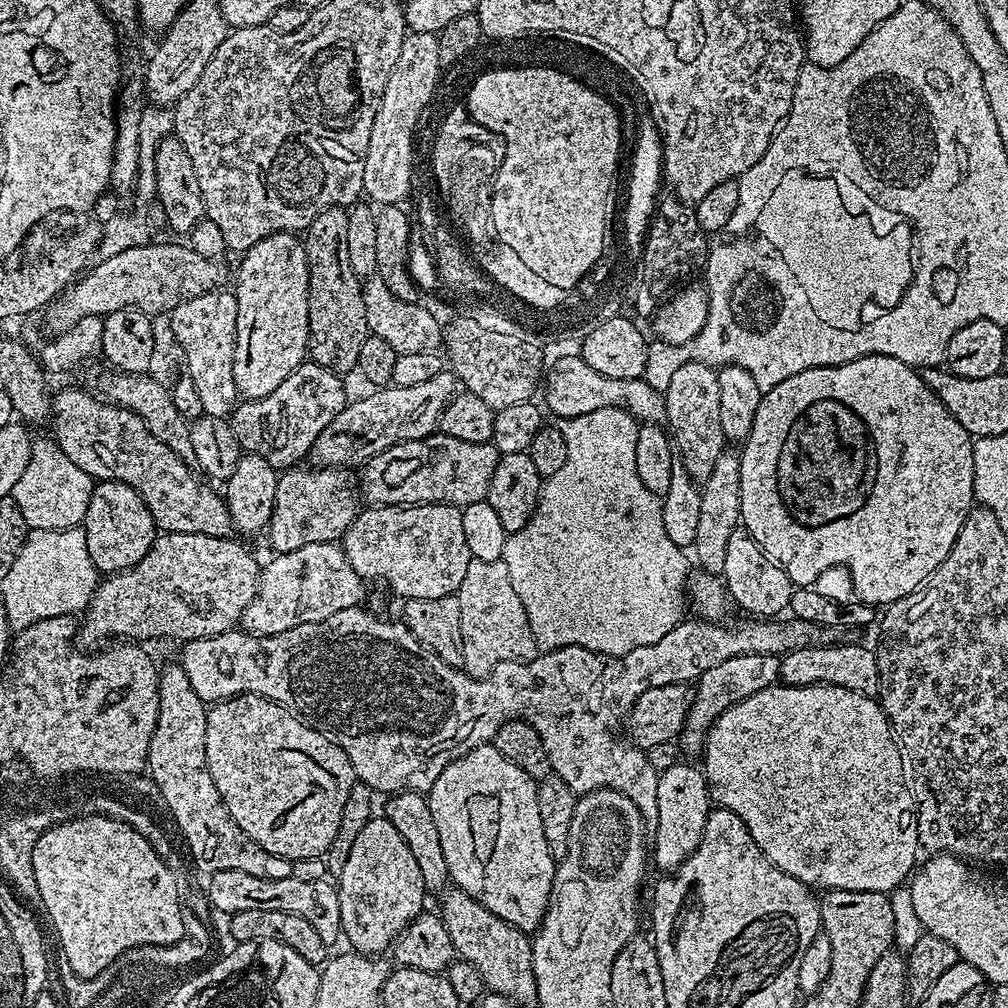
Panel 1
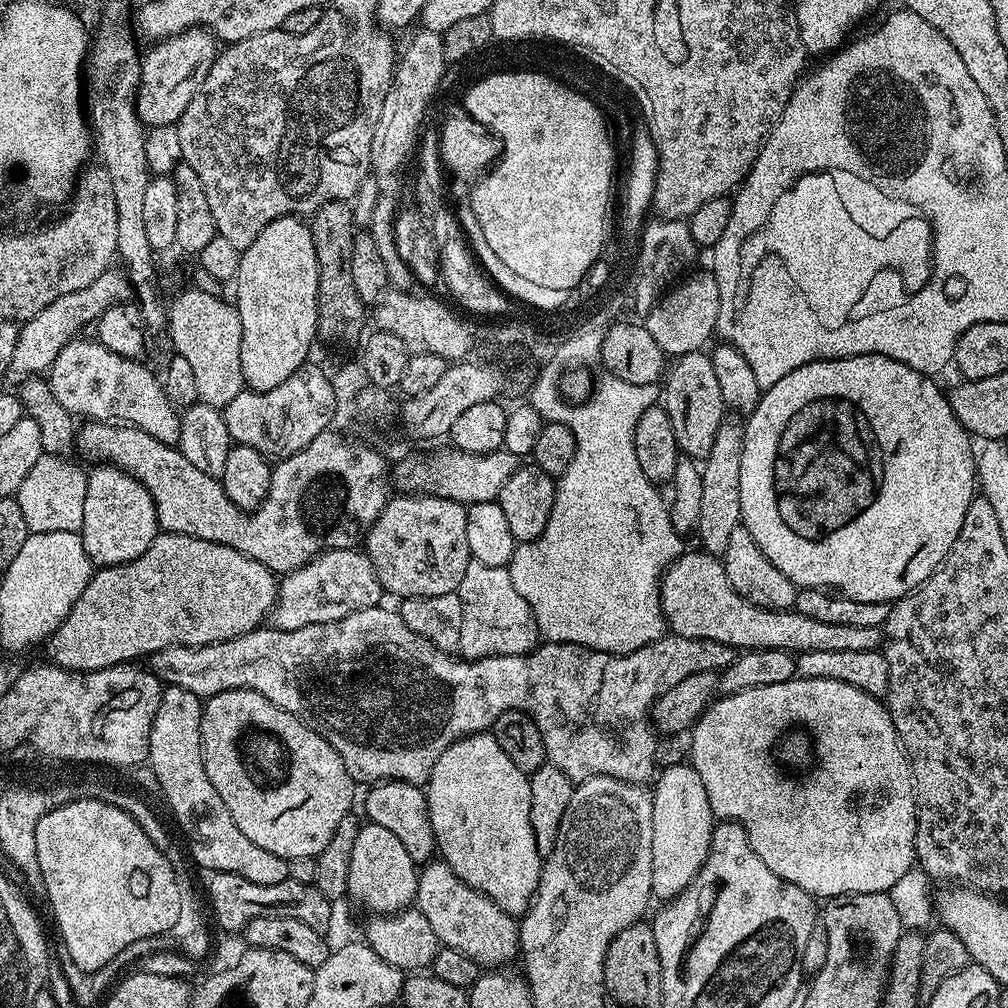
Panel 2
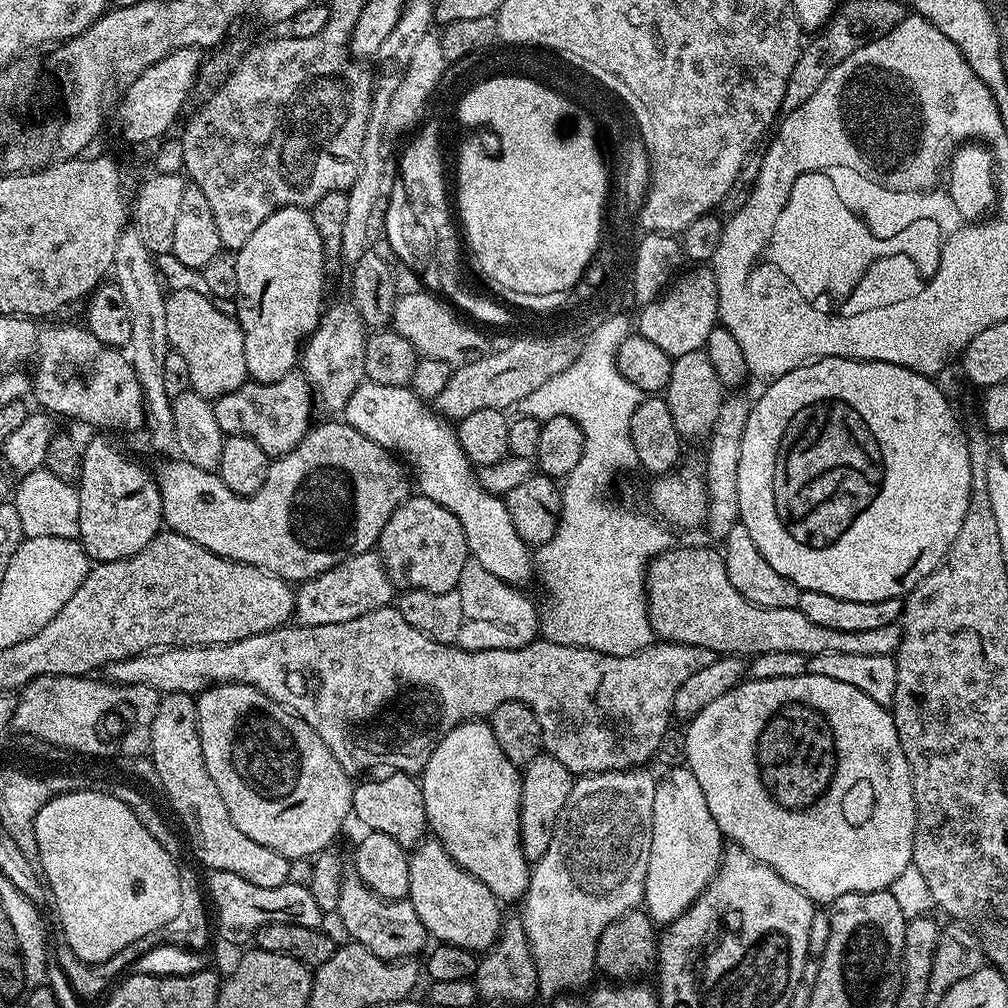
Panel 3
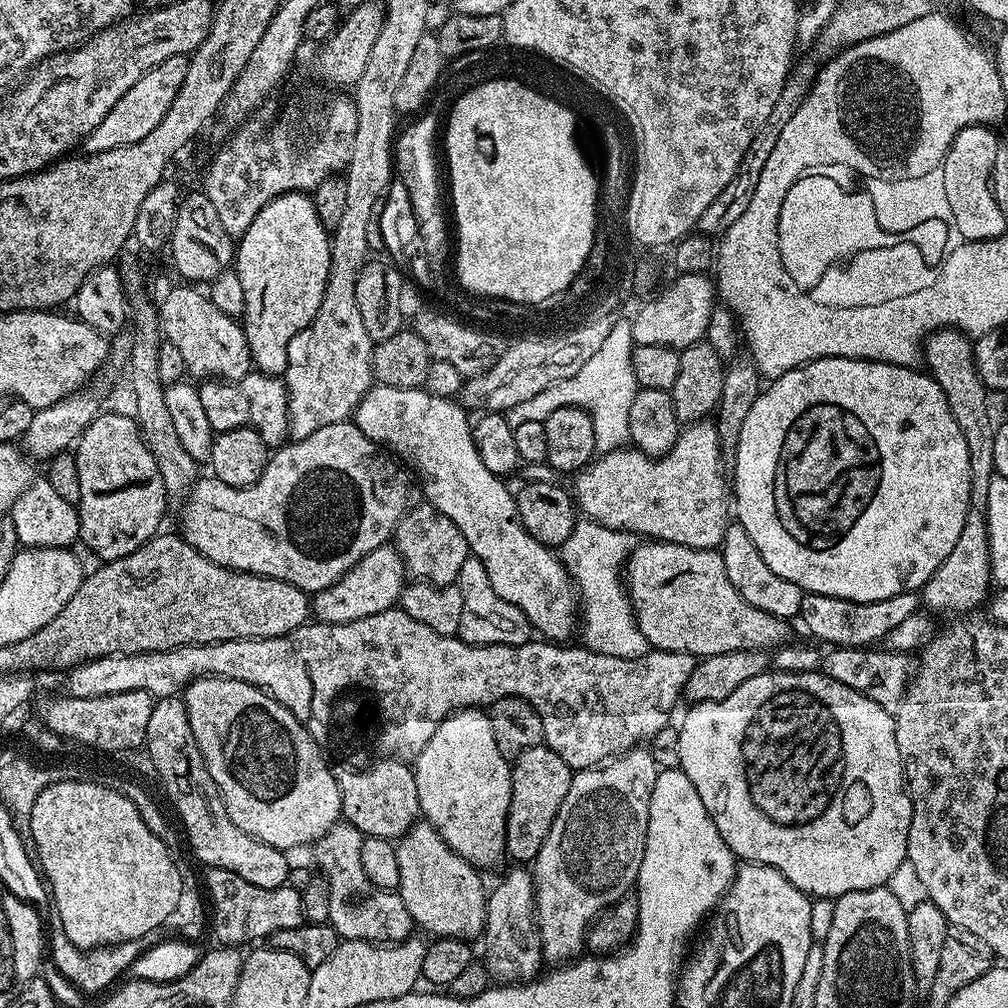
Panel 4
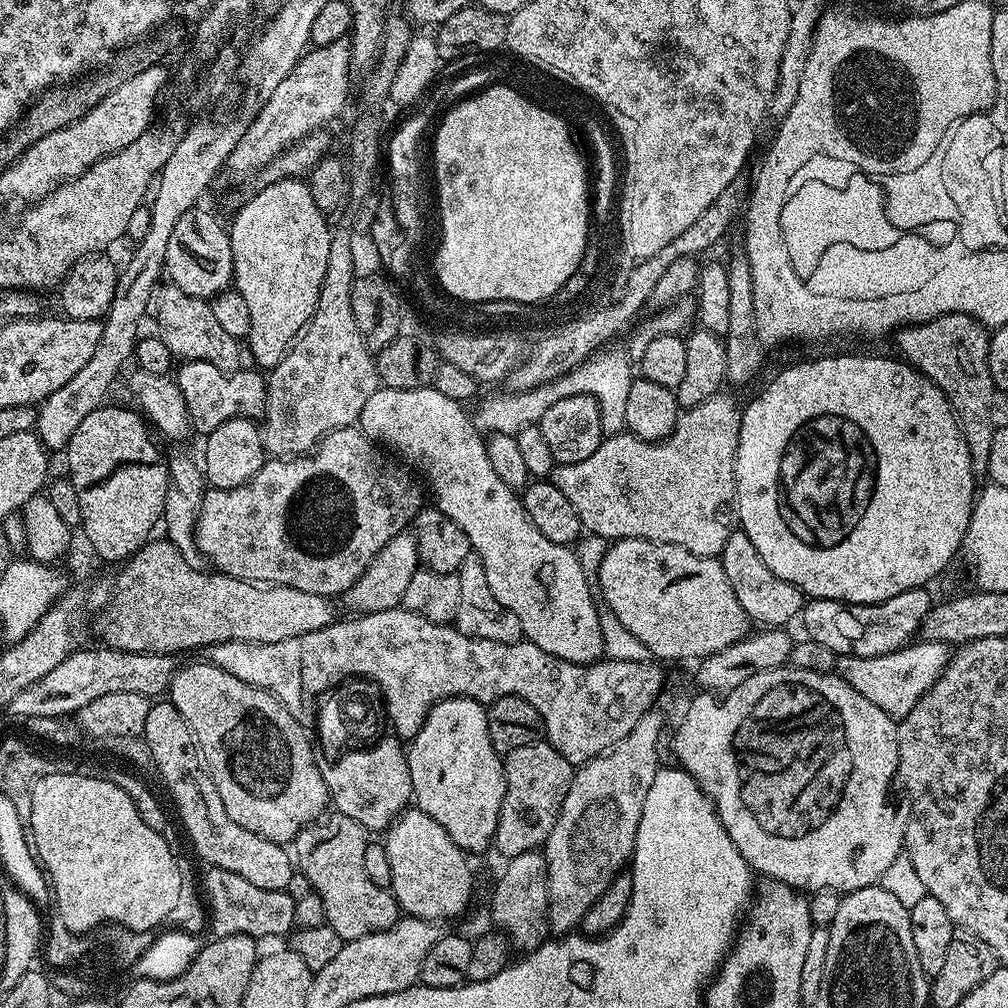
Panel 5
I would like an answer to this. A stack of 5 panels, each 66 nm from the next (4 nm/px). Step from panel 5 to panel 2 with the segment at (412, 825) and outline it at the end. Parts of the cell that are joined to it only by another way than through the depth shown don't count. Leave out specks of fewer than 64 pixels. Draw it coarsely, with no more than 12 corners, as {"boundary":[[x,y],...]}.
{"boundary":[[448,864],[419,869],[414,904],[443,947],[502,966],[517,917]]}

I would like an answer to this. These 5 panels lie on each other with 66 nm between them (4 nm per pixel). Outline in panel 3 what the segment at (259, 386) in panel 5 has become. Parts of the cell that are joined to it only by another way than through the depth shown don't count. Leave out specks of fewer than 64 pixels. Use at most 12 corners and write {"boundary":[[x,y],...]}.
{"boundary":[[303,374],[249,379],[213,403],[225,437],[285,456],[313,427]]}

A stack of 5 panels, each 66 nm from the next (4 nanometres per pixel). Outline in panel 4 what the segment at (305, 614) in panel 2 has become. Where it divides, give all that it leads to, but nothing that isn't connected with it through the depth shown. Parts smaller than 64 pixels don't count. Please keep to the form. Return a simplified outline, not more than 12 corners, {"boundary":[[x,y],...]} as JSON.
{"boundary":[[395,547],[370,550],[315,593],[321,624],[397,607],[405,583]]}

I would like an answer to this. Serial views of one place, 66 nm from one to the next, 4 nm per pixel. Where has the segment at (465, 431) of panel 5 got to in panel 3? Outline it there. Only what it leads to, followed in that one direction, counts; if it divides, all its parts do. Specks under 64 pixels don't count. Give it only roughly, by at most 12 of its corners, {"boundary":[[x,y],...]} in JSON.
{"boundary":[[365,379],[343,423],[398,454],[462,522],[471,559],[520,586],[534,556],[456,429]]}

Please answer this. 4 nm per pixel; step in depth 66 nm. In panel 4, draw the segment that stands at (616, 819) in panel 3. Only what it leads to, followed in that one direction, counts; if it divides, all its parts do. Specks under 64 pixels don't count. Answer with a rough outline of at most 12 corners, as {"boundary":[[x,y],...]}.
{"boundary":[[637,746],[573,775],[534,861],[545,961],[635,889],[657,771]]}

